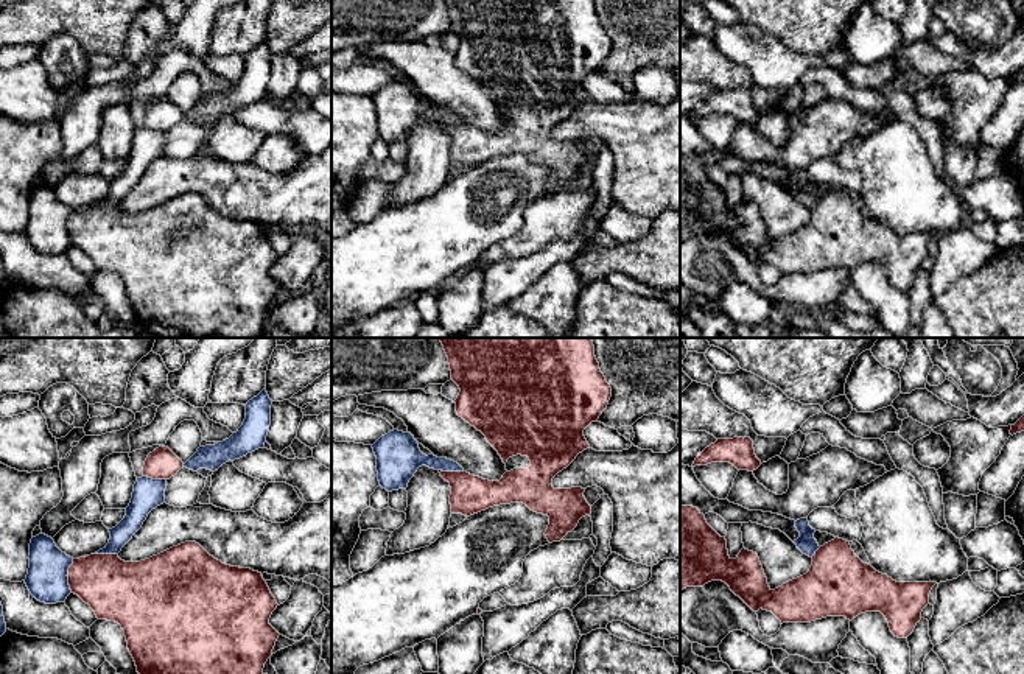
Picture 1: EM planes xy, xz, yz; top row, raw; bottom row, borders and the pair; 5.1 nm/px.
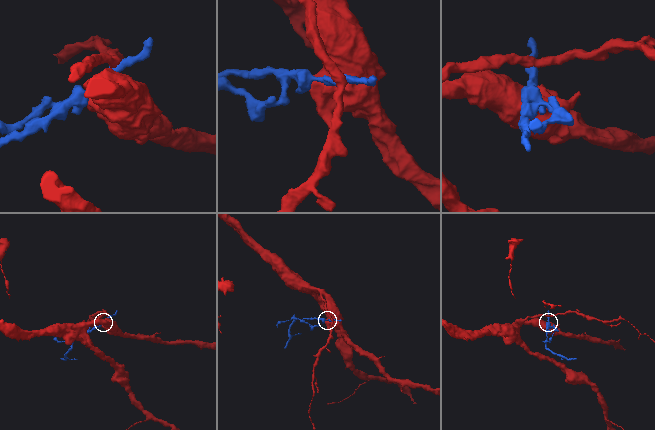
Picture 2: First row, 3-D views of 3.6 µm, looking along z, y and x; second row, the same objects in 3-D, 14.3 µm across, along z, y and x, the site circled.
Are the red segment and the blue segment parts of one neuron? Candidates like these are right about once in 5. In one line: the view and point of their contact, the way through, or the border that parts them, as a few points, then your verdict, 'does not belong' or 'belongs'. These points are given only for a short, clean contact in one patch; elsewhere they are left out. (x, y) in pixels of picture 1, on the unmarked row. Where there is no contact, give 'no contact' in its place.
contact xy (67, 226); border xy (73, 210), (67, 226), (70, 243); does not belong

